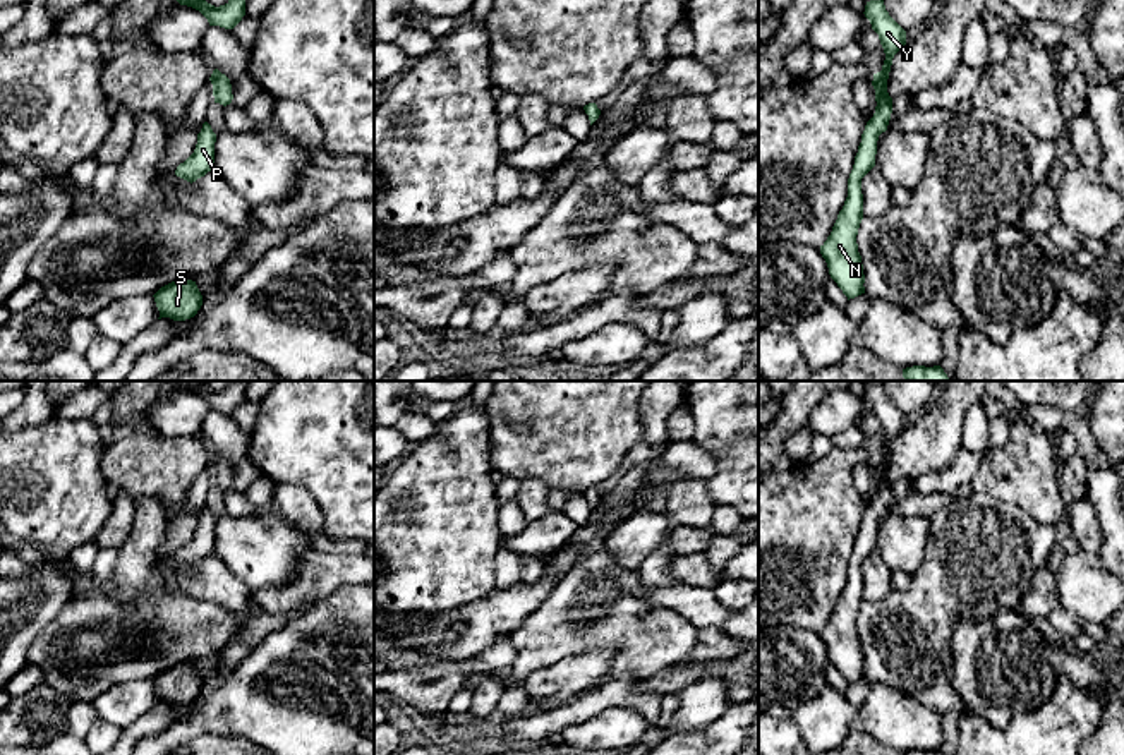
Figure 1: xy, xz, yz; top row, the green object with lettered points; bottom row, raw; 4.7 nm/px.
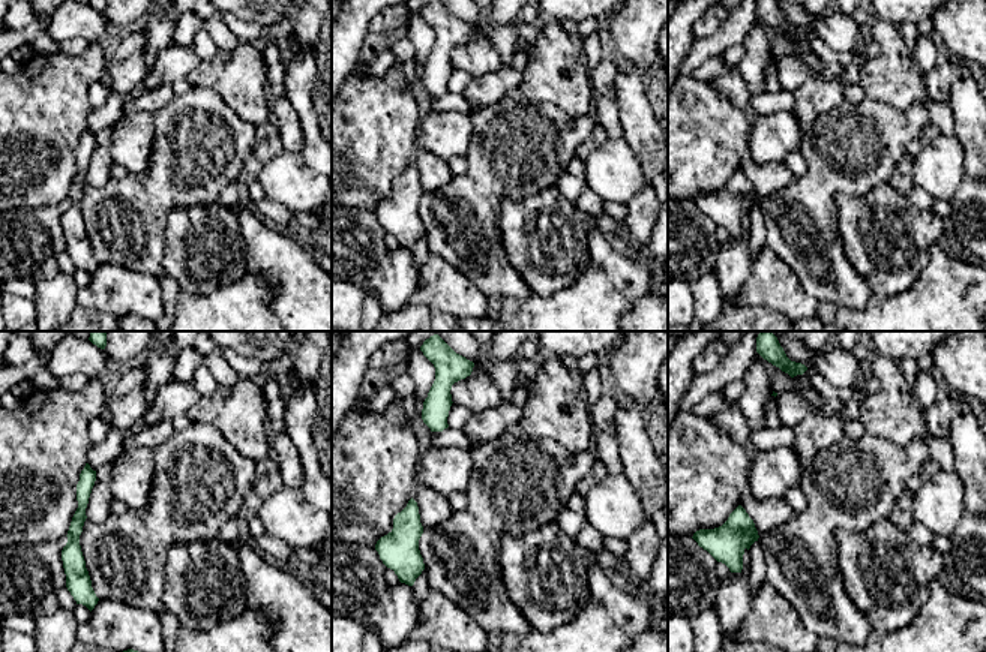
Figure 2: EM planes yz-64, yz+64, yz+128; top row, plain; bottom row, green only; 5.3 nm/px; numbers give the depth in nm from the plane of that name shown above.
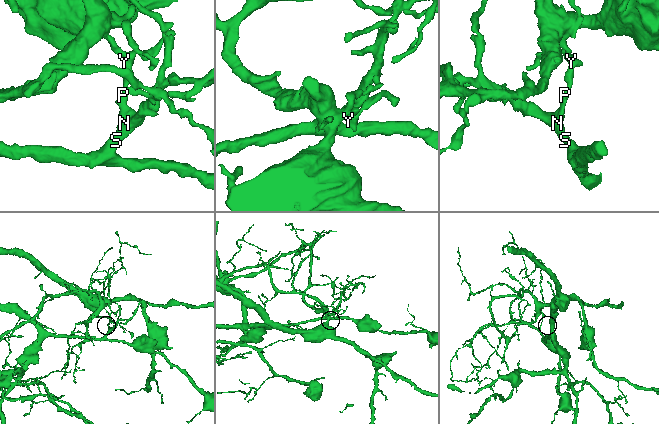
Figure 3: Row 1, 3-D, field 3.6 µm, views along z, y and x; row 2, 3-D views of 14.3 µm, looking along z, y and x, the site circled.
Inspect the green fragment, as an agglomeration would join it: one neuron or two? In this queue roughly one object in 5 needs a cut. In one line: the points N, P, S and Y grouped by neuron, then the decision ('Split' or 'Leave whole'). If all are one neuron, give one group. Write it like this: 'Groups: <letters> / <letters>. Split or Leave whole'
Groups: N P S / Y. Split

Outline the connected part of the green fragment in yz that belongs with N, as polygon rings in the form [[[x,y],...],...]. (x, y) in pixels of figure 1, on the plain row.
[[[867,513],[863,515],[848,563],[848,582],[831,619],[820,630],[820,638],[827,647],[829,659],[848,685],[865,678],[865,659],[856,619],[863,604],[861,563],[875,551],[877,525],[877,518]]]

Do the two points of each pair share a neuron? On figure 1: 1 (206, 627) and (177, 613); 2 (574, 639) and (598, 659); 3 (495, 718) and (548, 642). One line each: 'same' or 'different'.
1: same
2: different
3: different

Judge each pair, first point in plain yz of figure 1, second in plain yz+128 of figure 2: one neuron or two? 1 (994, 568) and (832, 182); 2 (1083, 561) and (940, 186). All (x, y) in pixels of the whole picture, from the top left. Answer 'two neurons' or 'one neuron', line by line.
1: one neuron
2: one neuron

